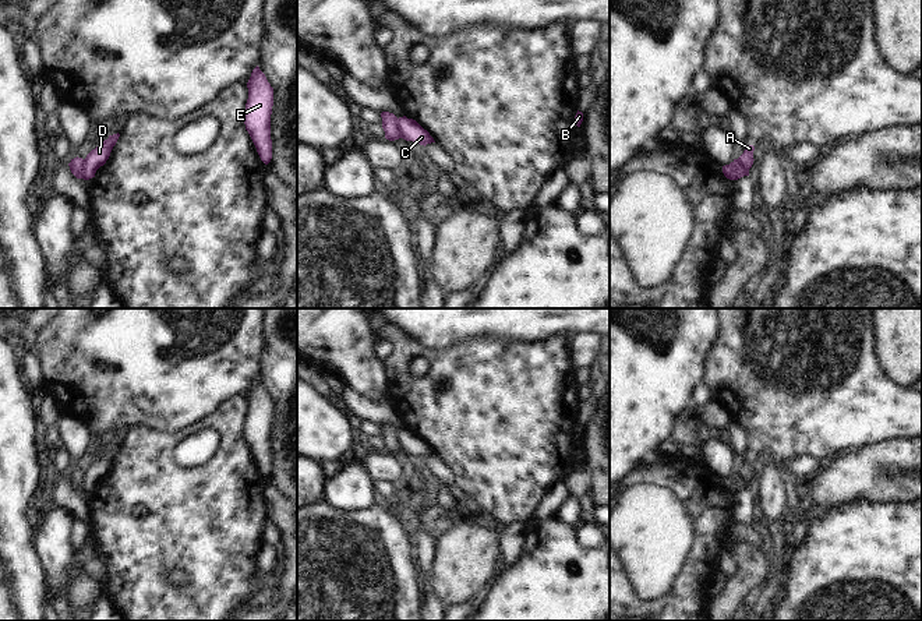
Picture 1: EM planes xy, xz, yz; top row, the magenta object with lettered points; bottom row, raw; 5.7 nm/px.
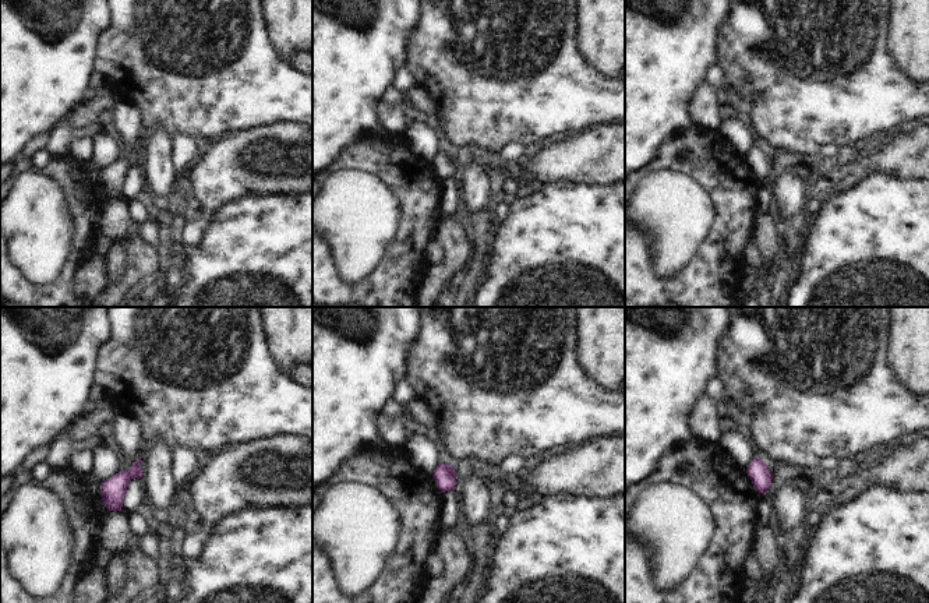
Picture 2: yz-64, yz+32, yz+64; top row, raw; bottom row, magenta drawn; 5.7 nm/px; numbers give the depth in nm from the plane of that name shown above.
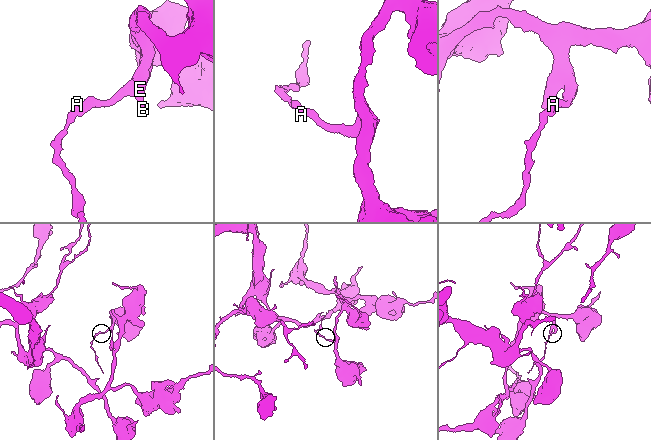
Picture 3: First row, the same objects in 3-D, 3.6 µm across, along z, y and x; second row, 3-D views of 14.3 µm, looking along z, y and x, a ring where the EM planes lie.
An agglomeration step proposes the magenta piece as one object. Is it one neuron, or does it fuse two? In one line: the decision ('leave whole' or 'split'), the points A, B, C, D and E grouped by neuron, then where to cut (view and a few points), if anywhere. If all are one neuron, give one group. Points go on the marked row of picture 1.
split | A / B C D E | xy (82, 159), (84, 177)

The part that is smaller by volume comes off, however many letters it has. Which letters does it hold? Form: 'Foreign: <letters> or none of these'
Foreign: A

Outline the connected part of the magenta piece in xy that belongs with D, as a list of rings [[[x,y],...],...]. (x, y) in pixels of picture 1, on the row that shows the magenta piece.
[[[120,134],[109,135],[99,147],[92,149],[84,159],[84,180],[95,177],[96,170],[106,163]]]

